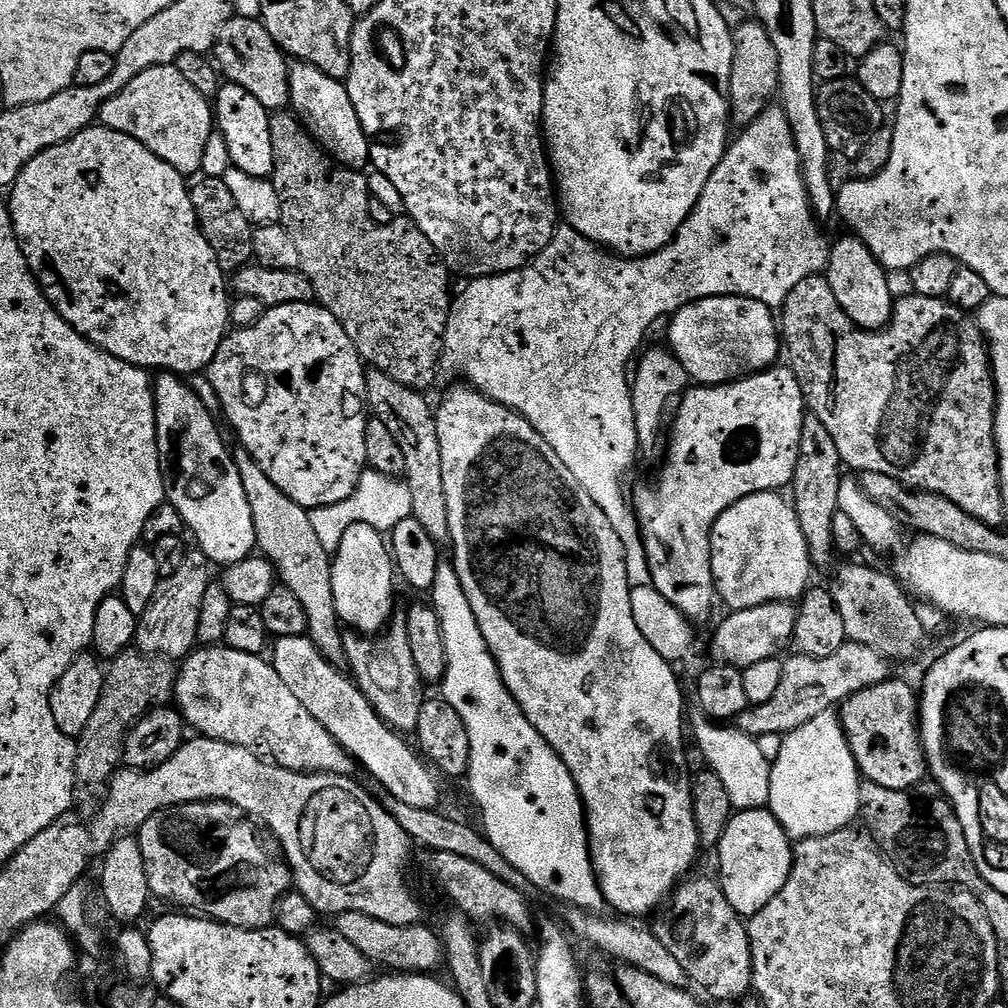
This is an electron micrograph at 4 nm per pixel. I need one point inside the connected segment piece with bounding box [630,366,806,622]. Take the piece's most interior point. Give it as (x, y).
(731, 440)

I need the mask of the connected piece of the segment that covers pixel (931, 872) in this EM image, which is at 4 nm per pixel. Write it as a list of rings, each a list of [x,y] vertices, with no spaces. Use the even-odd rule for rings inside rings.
[[[867,782],[860,788],[863,827],[901,878],[917,886],[981,887],[966,834],[962,834],[962,824],[947,800],[915,800],[911,791],[886,790],[886,786]]]

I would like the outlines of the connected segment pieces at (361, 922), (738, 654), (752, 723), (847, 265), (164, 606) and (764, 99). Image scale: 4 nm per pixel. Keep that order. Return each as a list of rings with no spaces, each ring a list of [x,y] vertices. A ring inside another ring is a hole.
[[[347,912],[335,917],[334,927],[346,942],[352,943],[357,950],[374,966],[382,967],[392,974],[432,974],[442,964],[442,945],[435,931],[424,924],[410,926],[390,926],[390,922],[378,922],[378,918],[370,918],[370,914]]]
[[[775,600],[762,606],[746,610],[732,610],[728,617],[716,628],[712,636],[712,660],[718,664],[729,664],[741,670],[754,666],[754,662],[775,660],[783,648],[792,643],[794,622],[796,621],[795,603],[786,600]]]
[[[845,642],[841,648],[834,650],[830,658],[810,658],[809,656],[789,655],[784,660],[782,682],[770,702],[749,706],[738,718],[738,727],[747,736],[761,737],[774,734],[783,737],[800,726],[806,725],[812,718],[824,711],[833,711],[855,692],[866,690],[875,684],[889,679],[889,661],[882,654],[862,646]]]
[[[847,234],[837,244],[831,245],[828,253],[826,279],[838,306],[846,312],[859,328],[868,332],[878,332],[892,321],[894,298],[890,294],[888,272],[870,254],[870,250],[855,235]]]
[[[192,550],[189,551],[186,562],[182,562],[174,574],[161,579],[150,606],[146,606],[136,622],[134,644],[139,651],[148,656],[164,656],[170,661],[180,662],[197,647],[198,614],[202,610],[202,598],[206,598],[210,583],[208,571],[208,559],[198,550]]]
[[[747,20],[735,25],[732,34],[734,62],[730,66],[730,90],[726,94],[731,123],[740,130],[749,128],[770,107],[780,86],[778,50],[774,50],[774,42],[770,42],[770,34],[766,34],[759,20]]]

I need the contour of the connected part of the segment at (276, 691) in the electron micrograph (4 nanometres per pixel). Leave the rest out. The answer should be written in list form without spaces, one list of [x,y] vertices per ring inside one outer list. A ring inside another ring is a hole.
[[[204,646],[193,651],[179,665],[174,689],[174,704],[185,725],[189,729],[197,728],[201,737],[209,740],[230,742],[234,746],[260,750],[264,747],[275,763],[286,770],[295,772],[329,772],[332,776],[349,776],[358,768],[348,751],[294,698],[286,682],[278,678],[276,669],[264,656],[242,654],[242,650],[234,650],[227,646]]]

